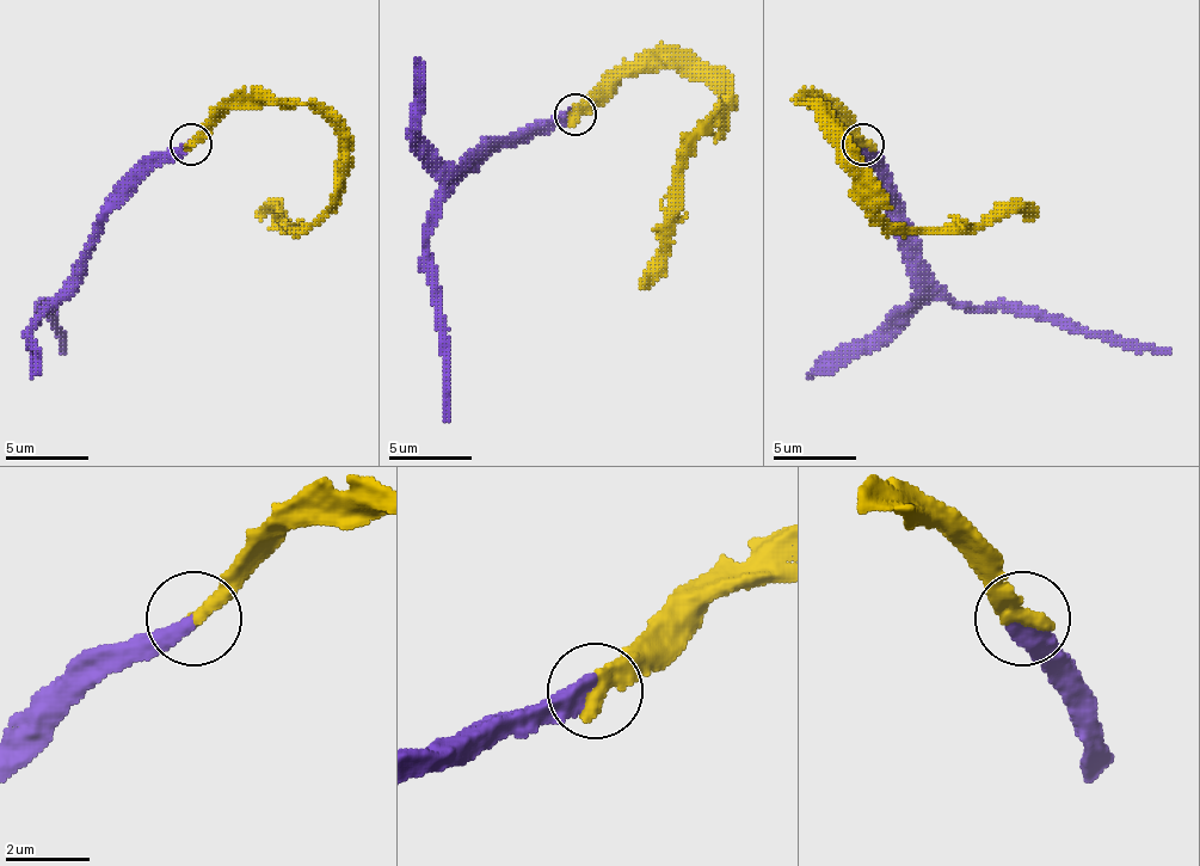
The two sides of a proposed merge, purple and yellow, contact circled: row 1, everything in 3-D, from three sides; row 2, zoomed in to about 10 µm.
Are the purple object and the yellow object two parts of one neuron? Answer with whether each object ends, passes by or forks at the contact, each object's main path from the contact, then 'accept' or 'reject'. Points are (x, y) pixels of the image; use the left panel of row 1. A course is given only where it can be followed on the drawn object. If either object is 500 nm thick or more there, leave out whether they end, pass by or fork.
purple ends; yellow ends; course purple (190, 145), (173, 149), (120, 203), (81, 270), (44, 307), (61, 332), (65, 354); course yellow (190, 145), (240, 104), (311, 104), (339, 136), (339, 186), (311, 225), (294, 228), (277, 212), (256, 216); accept

